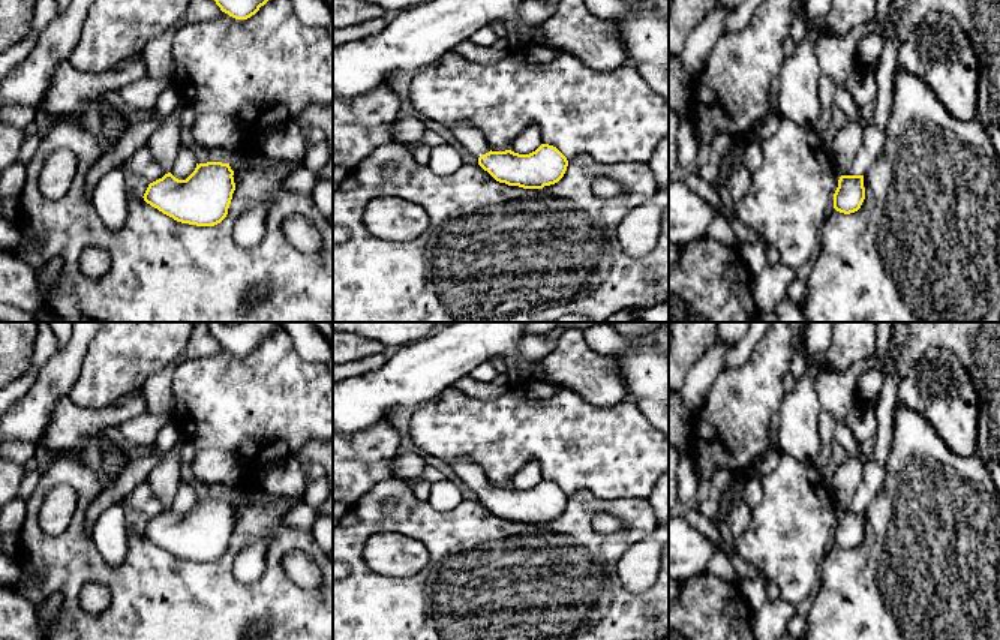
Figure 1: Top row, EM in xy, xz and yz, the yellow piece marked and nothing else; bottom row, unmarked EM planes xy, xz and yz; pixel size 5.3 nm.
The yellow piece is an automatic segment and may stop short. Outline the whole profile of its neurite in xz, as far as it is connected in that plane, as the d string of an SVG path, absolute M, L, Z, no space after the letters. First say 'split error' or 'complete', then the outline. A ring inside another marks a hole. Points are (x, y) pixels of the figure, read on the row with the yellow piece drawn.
split error | M456 124L457 141L478 157L478 165L496 181L523 189L543 189L558 183L568 166L567 157L553 145L541 144L529 154L511 150L492 151L481 130L471 124Z

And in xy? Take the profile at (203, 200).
complete | M196 163L195 171L178 180L171 172L148 184L144 201L177 222L214 226L226 214L235 190L229 163Z

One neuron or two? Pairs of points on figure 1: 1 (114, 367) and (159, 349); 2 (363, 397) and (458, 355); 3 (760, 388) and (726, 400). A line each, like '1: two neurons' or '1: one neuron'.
1: one neuron
2: one neuron
3: one neuron

